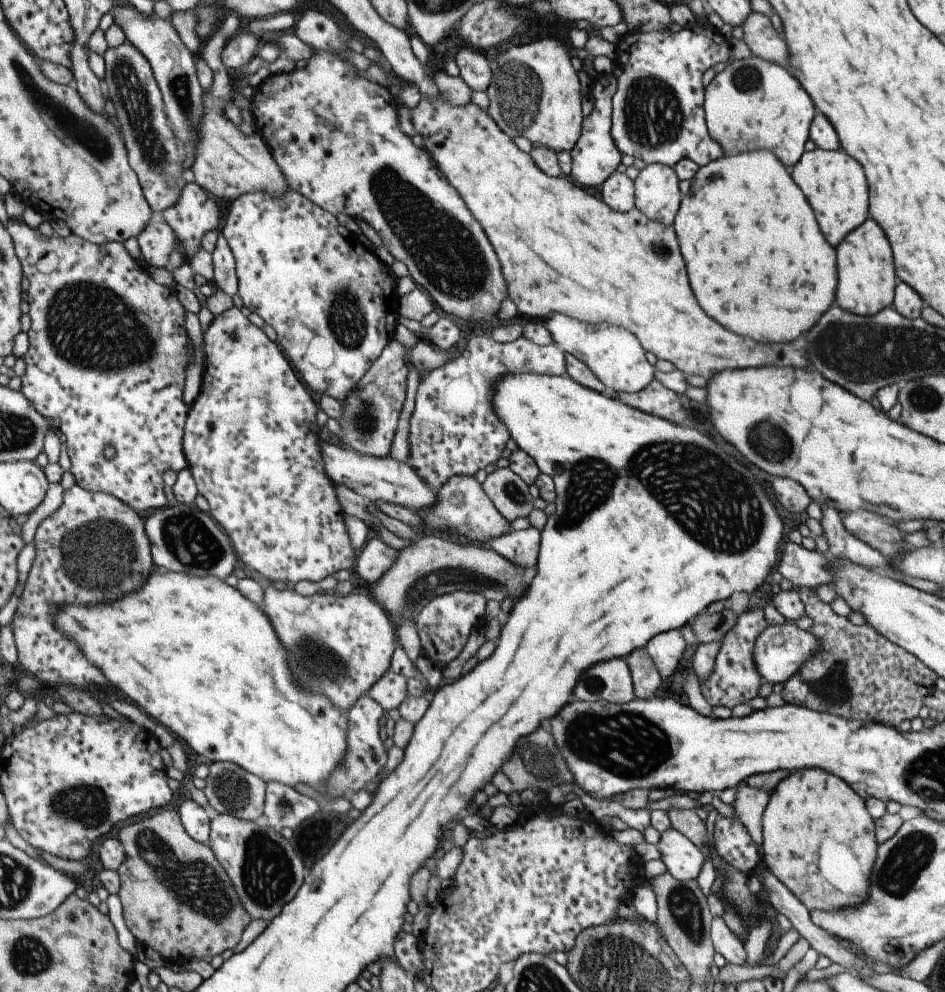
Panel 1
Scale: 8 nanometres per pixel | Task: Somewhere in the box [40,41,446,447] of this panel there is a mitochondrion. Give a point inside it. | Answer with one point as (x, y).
(88, 326)

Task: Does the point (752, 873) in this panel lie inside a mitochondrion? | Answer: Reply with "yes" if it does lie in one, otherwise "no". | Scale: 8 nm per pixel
no

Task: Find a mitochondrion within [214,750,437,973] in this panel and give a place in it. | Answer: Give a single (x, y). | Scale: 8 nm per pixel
(268, 873)

